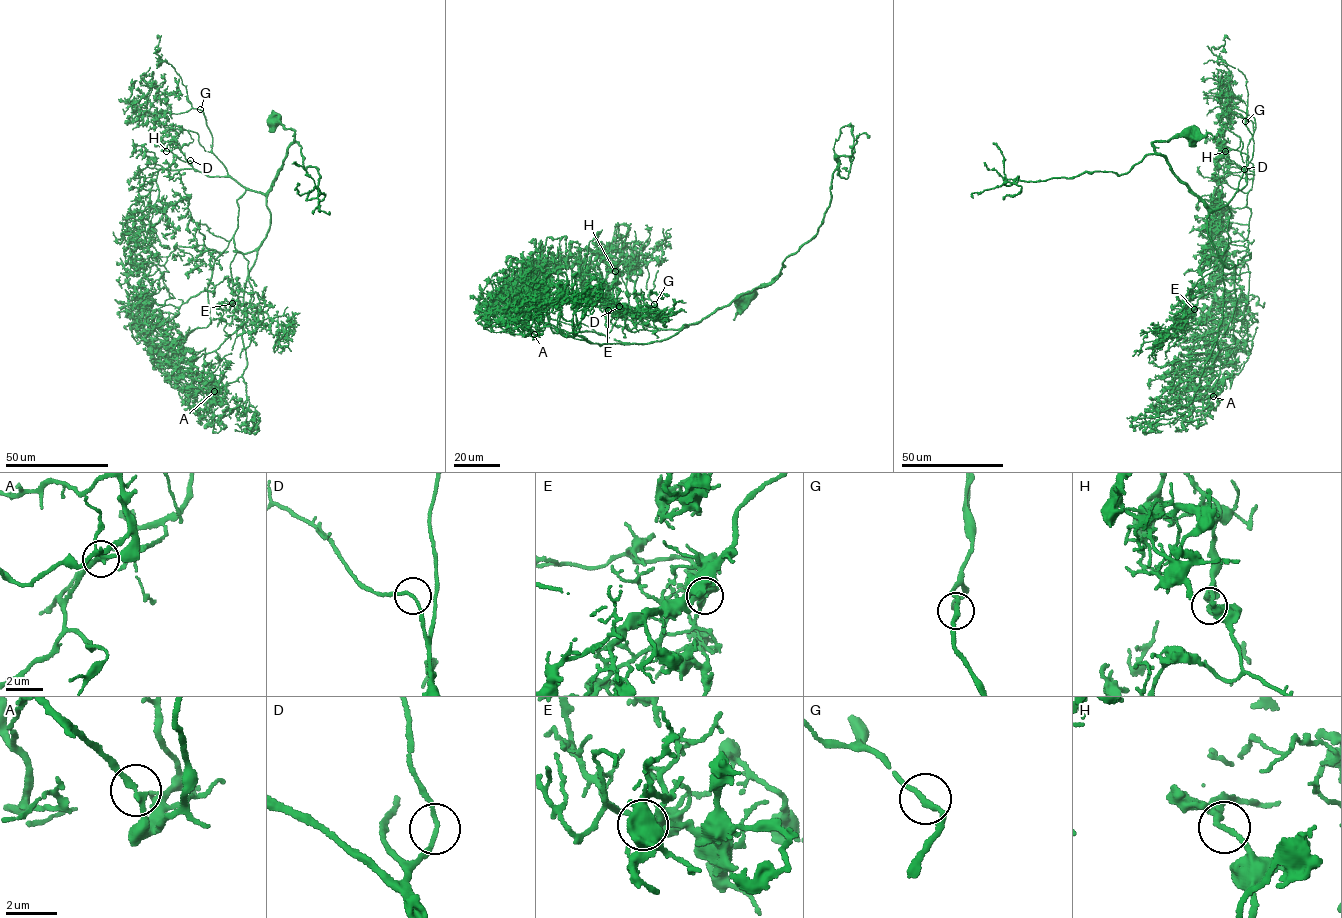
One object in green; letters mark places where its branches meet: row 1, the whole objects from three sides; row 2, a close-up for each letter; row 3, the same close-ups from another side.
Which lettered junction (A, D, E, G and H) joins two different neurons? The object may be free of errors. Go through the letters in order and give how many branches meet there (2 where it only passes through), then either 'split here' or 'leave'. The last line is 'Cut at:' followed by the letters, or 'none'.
A: branches 2; leave
D: branches 2; leave
E: branches 2; leave
G: branches 2; leave
H: branches 2; leave
Cut at: none

